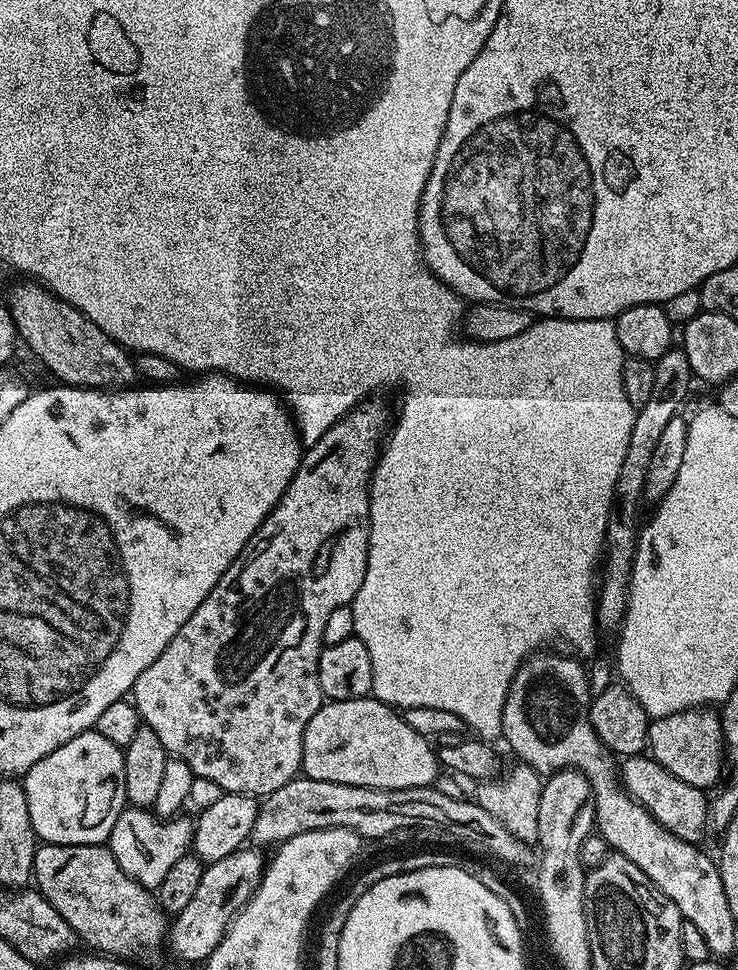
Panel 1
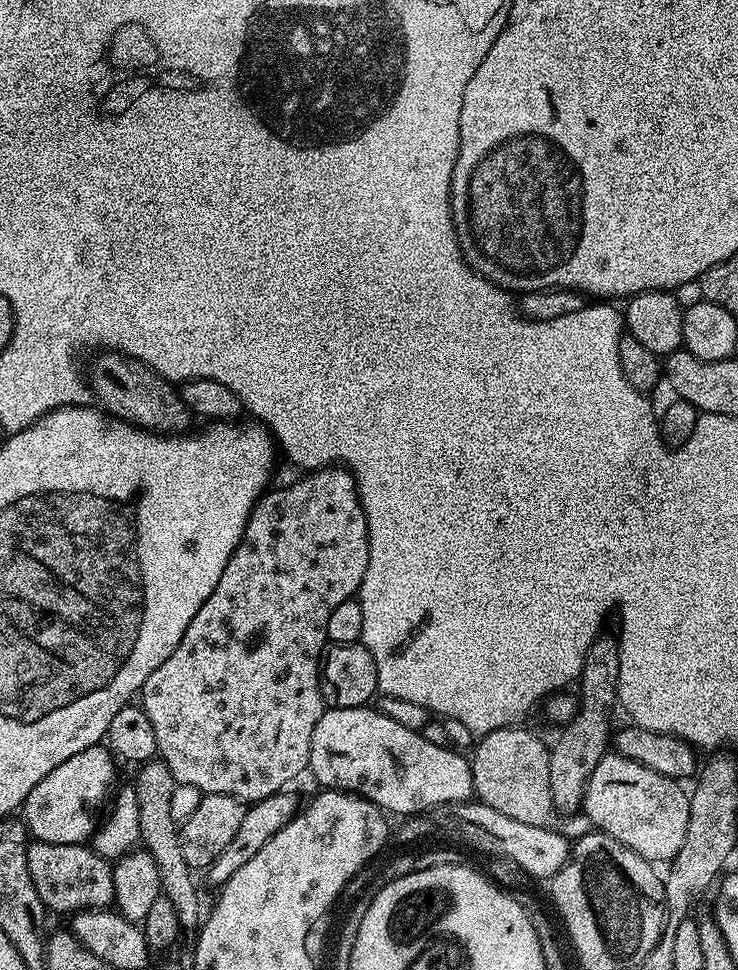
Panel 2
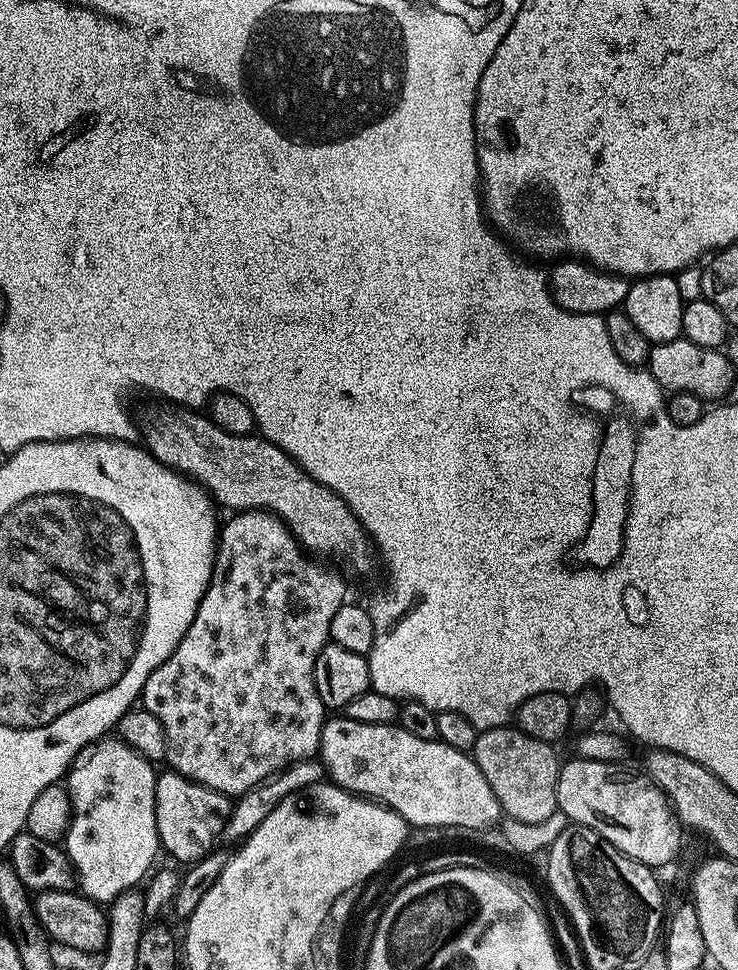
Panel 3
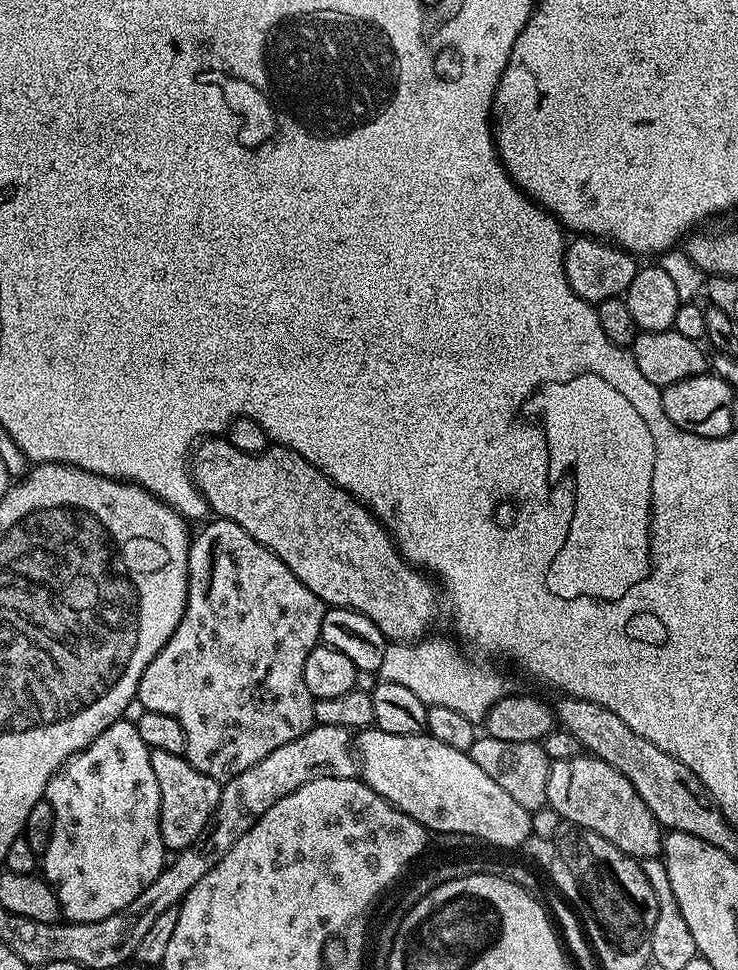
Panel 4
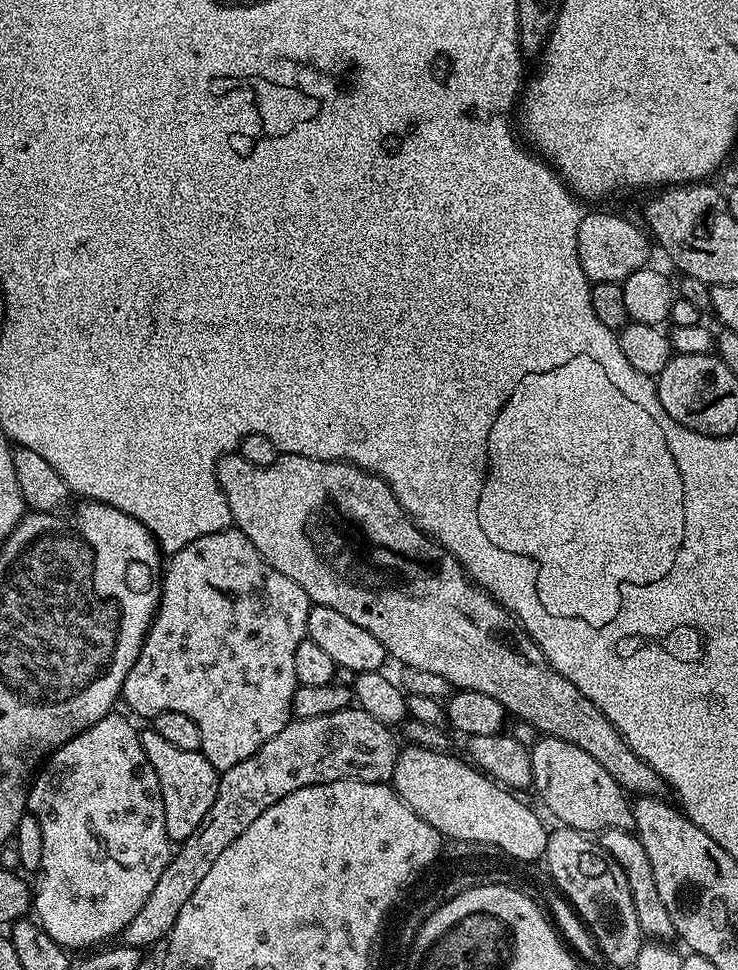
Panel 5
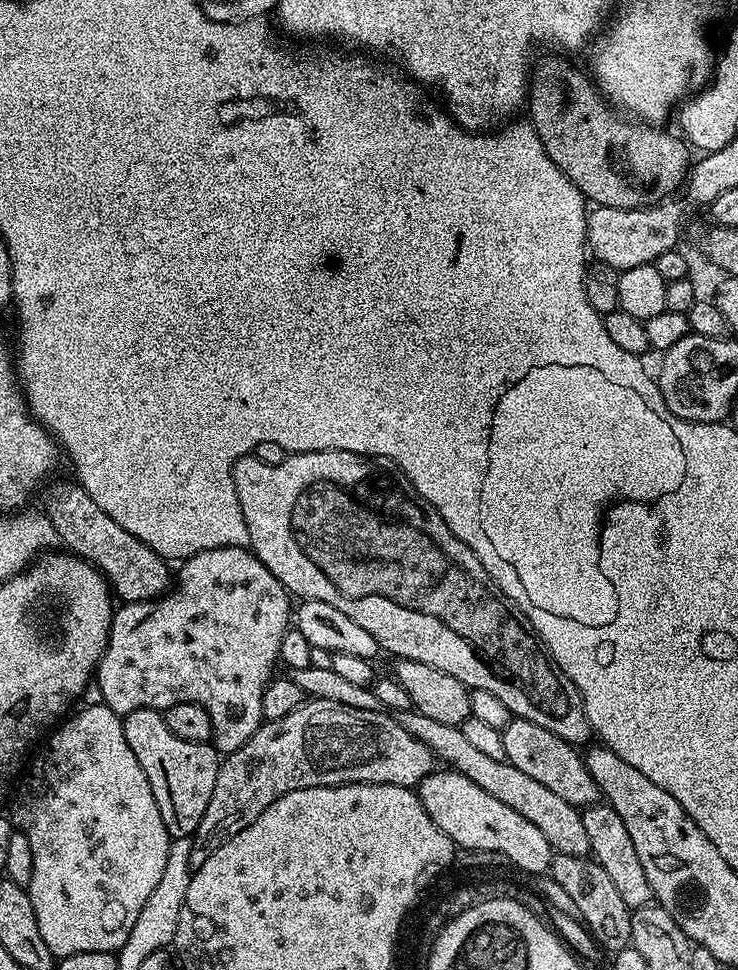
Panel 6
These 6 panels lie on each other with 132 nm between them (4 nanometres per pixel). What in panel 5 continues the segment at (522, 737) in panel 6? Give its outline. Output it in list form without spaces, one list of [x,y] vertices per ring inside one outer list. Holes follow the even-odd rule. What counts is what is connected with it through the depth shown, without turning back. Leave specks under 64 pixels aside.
[[[541,735],[536,743],[531,745],[532,754],[532,782],[534,792],[540,795],[540,800],[557,816],[559,823],[566,828],[573,828],[585,834],[599,834],[608,828],[633,827],[632,804],[629,793],[621,788],[586,750],[578,750],[578,746],[570,746],[570,742],[559,740],[556,736]]]

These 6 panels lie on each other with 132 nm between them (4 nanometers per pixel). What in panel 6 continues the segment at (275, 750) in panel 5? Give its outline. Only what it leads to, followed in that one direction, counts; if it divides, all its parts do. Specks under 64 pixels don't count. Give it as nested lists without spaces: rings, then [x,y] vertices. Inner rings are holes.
[[[313,698],[305,699],[286,718],[265,720],[248,741],[238,750],[227,753],[220,761],[218,782],[214,782],[214,794],[191,837],[192,863],[199,866],[218,850],[234,834],[246,830],[266,806],[278,802],[282,794],[307,788],[325,788],[335,784],[393,784],[415,789],[422,778],[434,771],[434,755],[417,738],[399,725],[395,715],[387,711],[358,710],[338,702]]]

